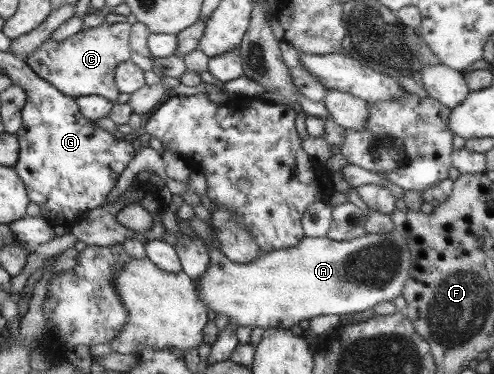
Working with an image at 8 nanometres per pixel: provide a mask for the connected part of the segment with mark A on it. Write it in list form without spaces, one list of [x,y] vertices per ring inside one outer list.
[[[393,227],[389,233],[365,234],[347,241],[327,237],[305,237],[291,248],[262,253],[247,264],[231,262],[218,250],[211,250],[209,268],[197,278],[198,297],[213,313],[224,315],[229,323],[241,327],[289,329],[302,319],[318,315],[345,315],[359,313],[380,301],[392,301],[401,295],[409,279],[411,267],[409,230]]]

